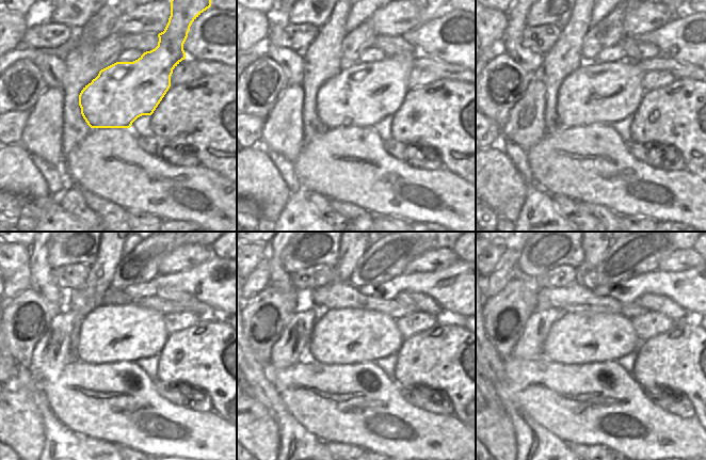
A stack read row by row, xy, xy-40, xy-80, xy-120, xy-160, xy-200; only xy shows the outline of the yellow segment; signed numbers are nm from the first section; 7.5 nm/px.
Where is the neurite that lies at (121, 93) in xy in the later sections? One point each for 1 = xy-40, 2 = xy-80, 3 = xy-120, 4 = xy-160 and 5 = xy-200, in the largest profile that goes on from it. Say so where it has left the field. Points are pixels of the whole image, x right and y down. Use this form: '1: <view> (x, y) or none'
1: xy-40 (362, 94)
2: xy-80 (596, 92)
3: xy-120 (126, 333)
4: xy-160 (339, 336)
5: xy-200 (574, 338)

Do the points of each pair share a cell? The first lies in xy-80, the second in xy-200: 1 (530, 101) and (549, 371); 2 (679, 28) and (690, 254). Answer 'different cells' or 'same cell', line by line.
1: different cells
2: different cells

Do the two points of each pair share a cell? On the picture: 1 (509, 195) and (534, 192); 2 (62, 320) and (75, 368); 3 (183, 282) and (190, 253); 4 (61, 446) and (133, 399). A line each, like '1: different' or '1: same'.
1: different
2: different
3: different
4: different

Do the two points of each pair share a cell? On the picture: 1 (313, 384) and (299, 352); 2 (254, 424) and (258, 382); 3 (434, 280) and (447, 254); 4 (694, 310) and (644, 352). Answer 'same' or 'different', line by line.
1: different
2: different
3: different
4: different

